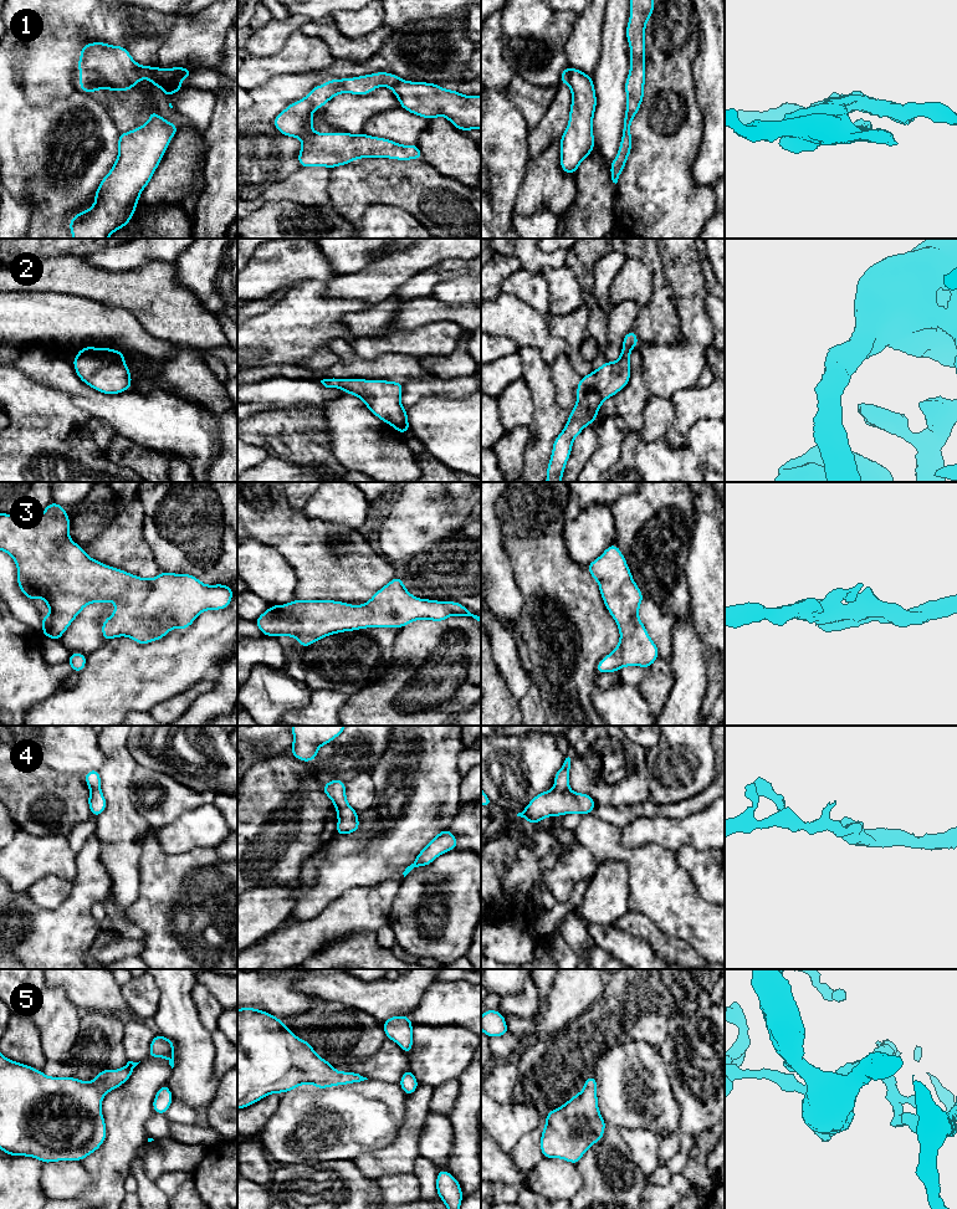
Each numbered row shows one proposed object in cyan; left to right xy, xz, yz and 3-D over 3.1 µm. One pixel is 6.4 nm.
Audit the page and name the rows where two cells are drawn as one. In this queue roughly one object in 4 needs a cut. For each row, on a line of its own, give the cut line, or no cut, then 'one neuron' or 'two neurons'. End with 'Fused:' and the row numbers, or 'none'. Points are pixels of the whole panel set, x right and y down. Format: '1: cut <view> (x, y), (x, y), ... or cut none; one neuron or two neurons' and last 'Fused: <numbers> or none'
1: cut yz (571, 68), (568, 83); two neurons
2: cut none; one neuron
3: cut none; one neuron
4: cut none; one neuron
5: cut none; one neuron
Fused: 1

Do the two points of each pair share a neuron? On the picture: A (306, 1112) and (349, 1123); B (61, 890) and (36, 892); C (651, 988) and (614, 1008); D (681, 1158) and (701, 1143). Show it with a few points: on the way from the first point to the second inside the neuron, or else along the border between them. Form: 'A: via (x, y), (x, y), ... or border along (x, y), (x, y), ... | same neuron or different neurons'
A: via (317, 1115), (338, 1115) | same neuron
B: via (55, 890), (42, 892) | same neuron
C: via (643, 988), (635, 988), (623, 1000) | same neuron
D: border along (687, 1158), (680, 1172) | different neurons

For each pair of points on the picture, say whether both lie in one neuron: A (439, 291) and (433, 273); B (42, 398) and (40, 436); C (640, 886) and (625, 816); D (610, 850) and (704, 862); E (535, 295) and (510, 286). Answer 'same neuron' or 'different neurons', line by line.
A: different neurons
B: same neuron
C: different neurons
D: different neurons
E: same neuron

